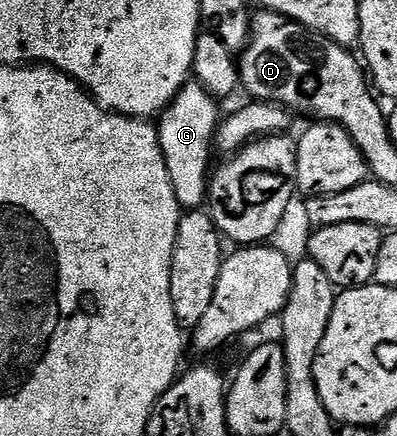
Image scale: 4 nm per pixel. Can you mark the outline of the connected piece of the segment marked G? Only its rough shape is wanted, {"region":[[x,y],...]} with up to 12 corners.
{"region":[[196,81],[156,123],[175,200],[204,207],[218,99]]}

